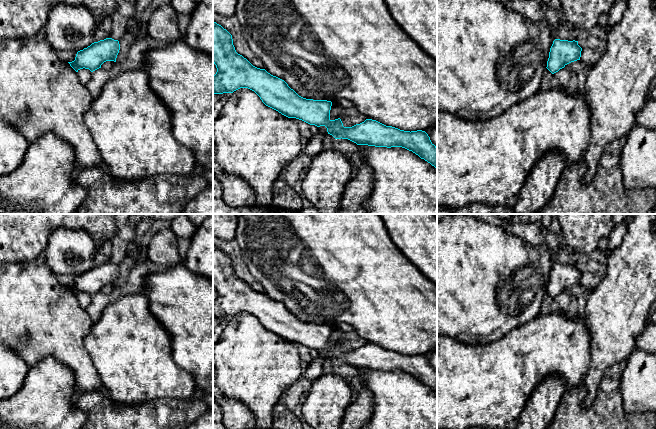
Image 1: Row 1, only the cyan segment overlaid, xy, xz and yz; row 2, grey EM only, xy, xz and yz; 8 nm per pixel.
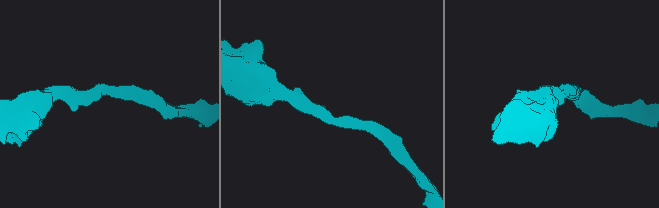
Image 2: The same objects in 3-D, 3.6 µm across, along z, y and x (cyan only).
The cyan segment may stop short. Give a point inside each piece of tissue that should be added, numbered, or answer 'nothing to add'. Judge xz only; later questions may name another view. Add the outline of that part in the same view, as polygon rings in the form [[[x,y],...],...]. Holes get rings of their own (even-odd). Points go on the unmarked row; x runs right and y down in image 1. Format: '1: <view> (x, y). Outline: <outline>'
nothing to add

